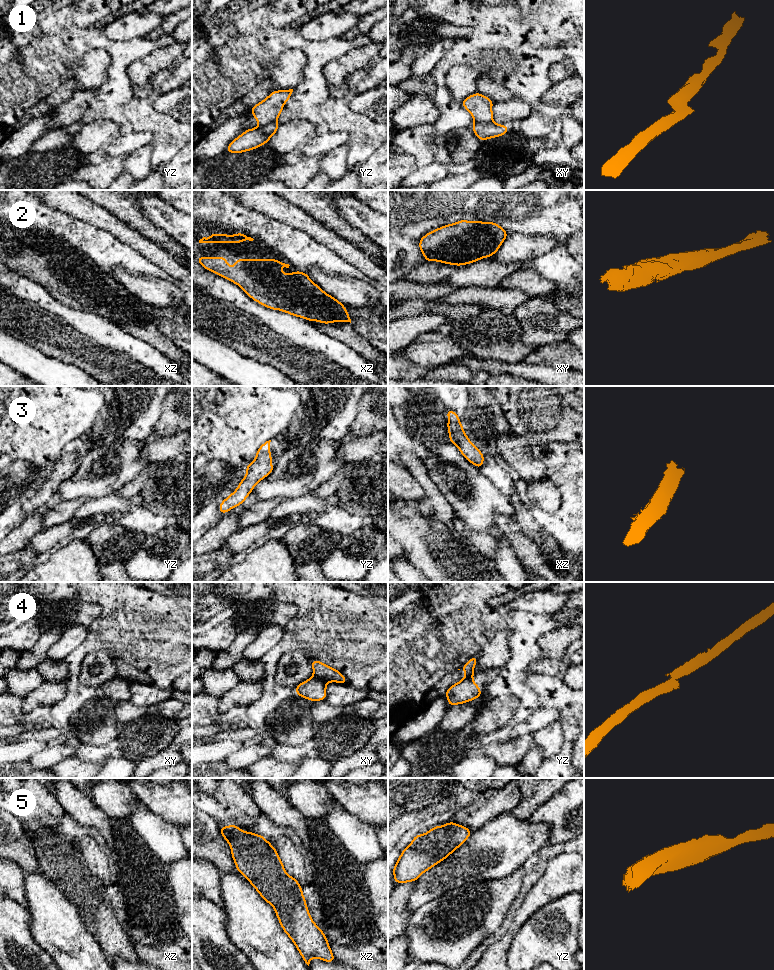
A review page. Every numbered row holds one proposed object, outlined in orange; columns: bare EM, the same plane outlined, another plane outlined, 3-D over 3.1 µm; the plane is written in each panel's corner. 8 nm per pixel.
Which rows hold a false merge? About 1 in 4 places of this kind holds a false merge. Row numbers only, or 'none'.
1, 4

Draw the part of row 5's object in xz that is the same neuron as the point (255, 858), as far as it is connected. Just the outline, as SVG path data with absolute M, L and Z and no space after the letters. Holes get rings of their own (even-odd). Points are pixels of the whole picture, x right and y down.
M236 825L221 827L220 833L231 846L238 872L274 907L280 925L304 962L309 966L314 957L333 962L335 957L327 937L312 920L301 885L287 874L271 843L262 835L244 832Z

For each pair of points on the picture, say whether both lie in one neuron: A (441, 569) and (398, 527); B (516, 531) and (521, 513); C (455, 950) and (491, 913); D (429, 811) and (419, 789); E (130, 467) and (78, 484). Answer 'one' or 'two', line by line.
A: one
B: two
C: one
D: two
E: one

